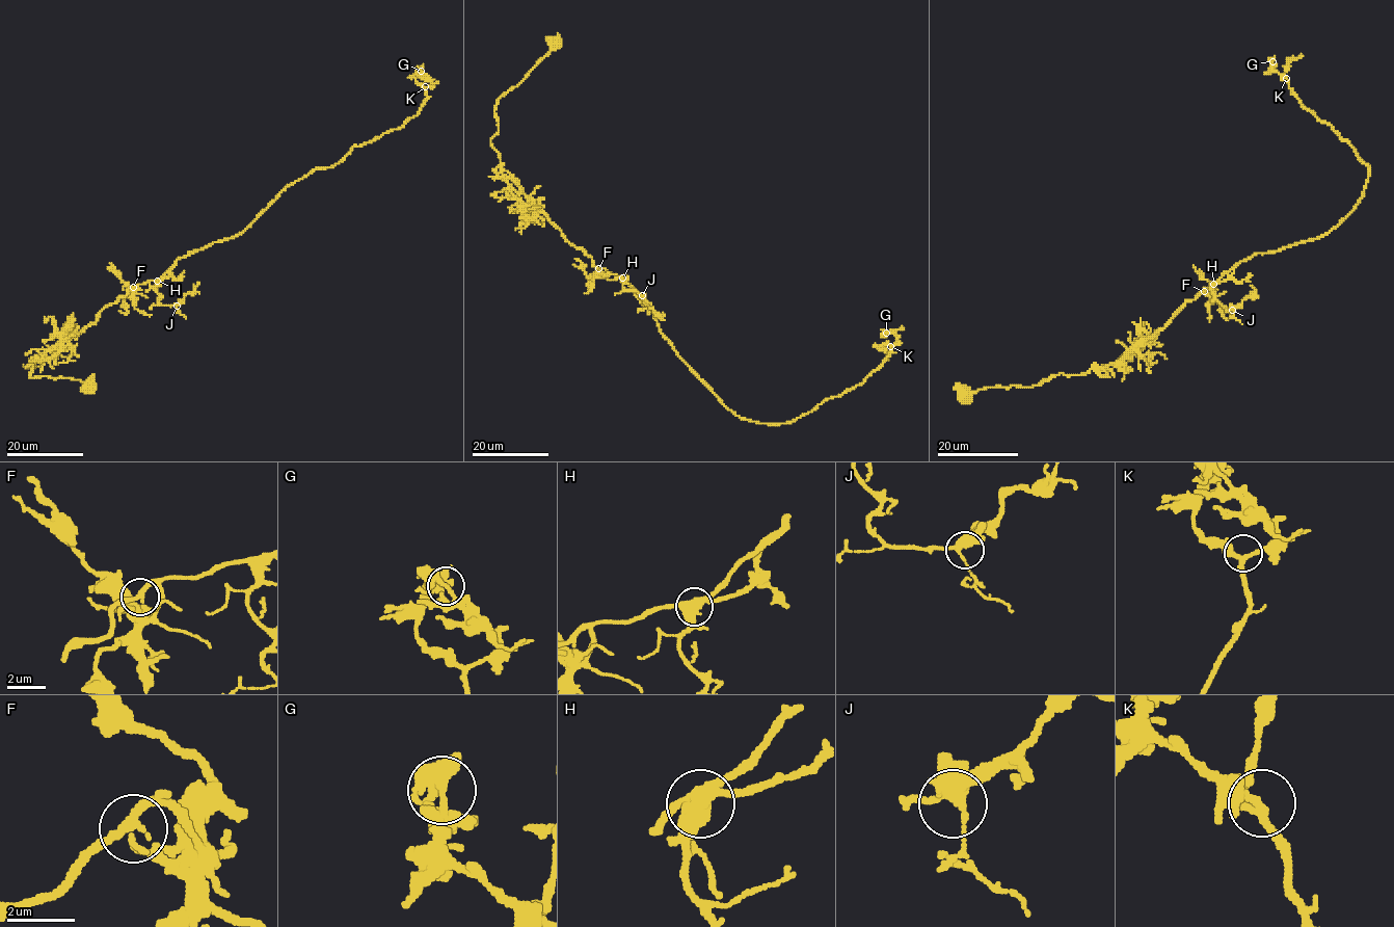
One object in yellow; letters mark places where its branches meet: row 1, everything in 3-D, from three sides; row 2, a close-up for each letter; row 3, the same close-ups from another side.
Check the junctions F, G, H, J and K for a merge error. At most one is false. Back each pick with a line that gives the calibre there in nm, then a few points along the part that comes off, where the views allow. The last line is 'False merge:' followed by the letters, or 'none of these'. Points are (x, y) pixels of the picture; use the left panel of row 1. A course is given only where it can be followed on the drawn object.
H: calibre 440 nm; course (158, 281), (155, 290), (161, 305), (178, 303), (195, 289), (197, 282)
False merge: H

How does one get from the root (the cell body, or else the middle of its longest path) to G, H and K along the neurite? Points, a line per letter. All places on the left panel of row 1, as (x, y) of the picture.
G: (183, 257), (235, 237), (290, 185), (340, 162), (354, 146), (400, 129), (426, 100), (432, 81), (422, 71)
H: (183, 257), (158, 281)
K: (183, 257), (235, 237), (290, 185), (318, 167), (340, 162), (354, 146), (400, 129), (426, 100), (425, 86)

